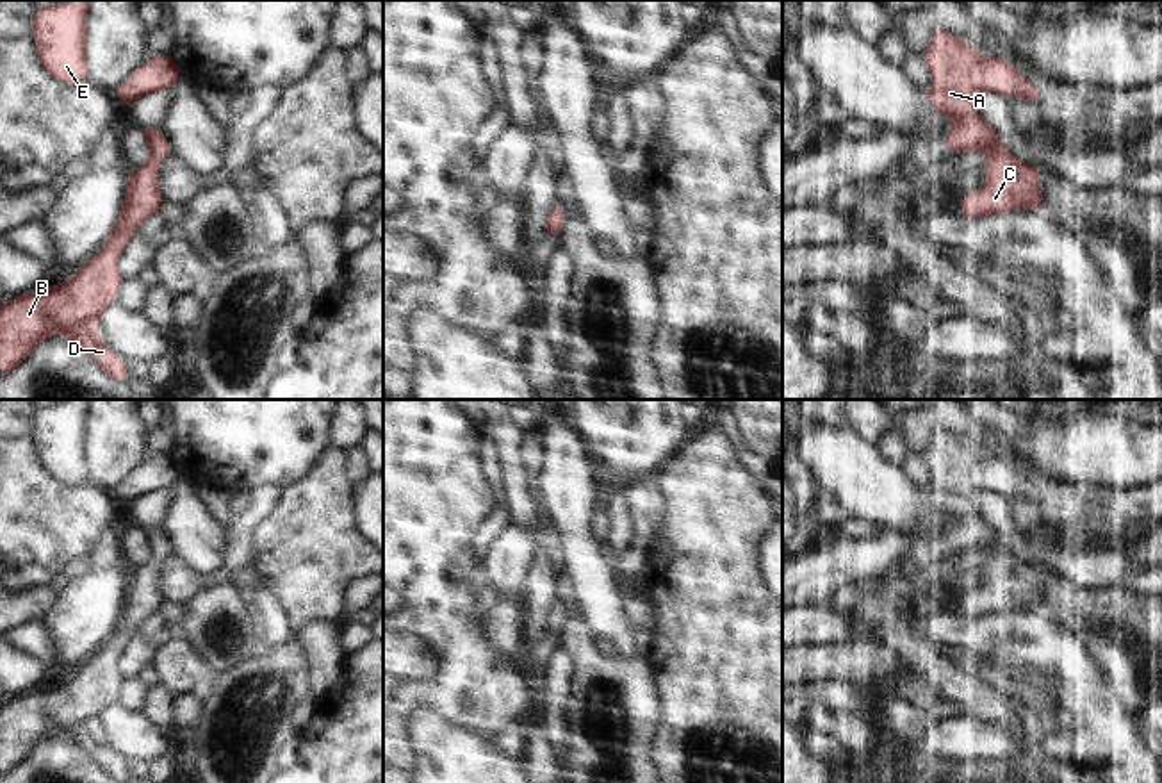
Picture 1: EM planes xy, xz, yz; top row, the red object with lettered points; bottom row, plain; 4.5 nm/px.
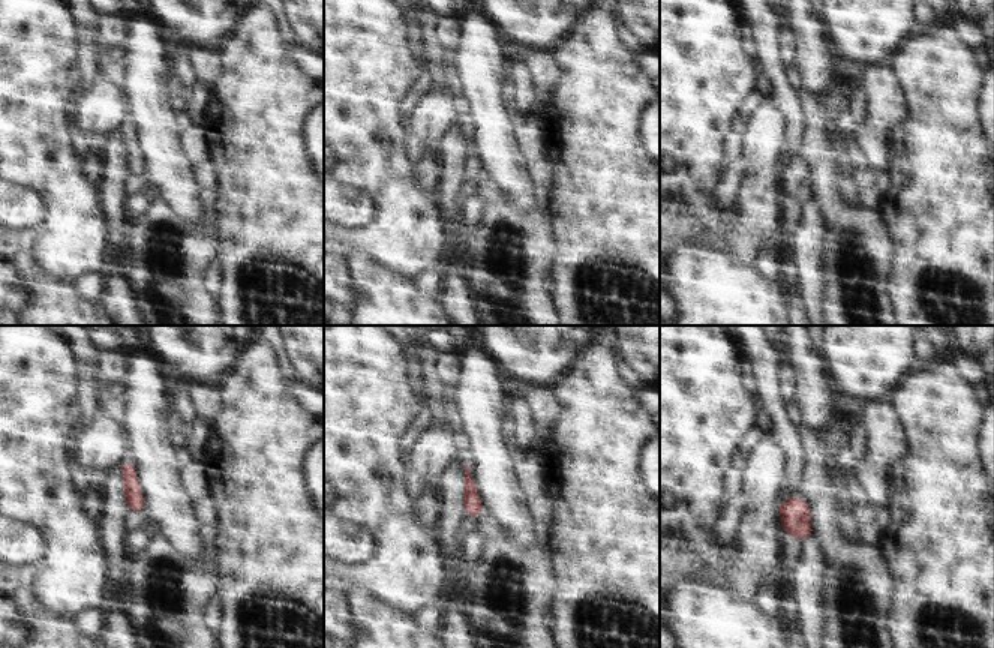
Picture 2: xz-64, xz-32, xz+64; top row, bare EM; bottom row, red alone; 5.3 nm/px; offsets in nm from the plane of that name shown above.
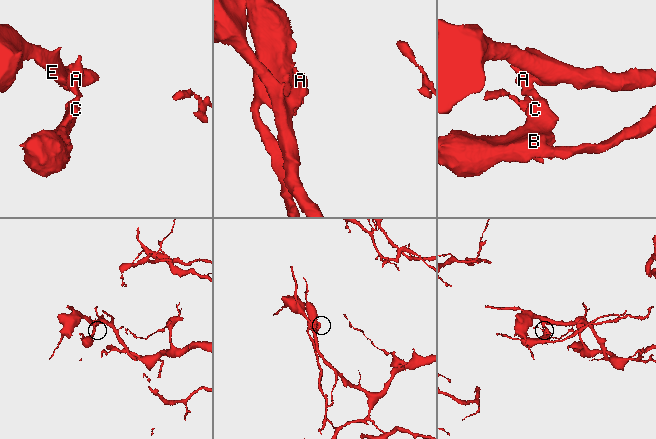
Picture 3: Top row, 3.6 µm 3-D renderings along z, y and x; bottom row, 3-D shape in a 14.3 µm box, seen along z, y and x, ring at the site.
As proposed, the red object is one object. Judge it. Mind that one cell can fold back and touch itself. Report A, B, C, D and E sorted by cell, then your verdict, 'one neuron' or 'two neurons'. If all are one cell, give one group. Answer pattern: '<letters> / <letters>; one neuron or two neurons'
A B C D E; one neuron

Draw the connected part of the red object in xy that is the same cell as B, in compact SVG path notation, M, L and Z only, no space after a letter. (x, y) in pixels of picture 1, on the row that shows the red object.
M143 128L150 144L150 161L128 171L128 191L118 223L107 241L75 271L75 275L52 289L29 291L0 303L0 375L23 362L43 339L64 334L84 342L110 378L128 380L121 360L96 334L96 321L107 312L123 278L116 269L118 255L141 221L157 214L164 203L157 189L157 168L171 150L160 128Z

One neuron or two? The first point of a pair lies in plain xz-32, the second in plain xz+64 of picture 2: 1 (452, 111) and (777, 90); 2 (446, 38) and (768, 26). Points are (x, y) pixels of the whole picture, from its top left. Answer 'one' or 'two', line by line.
1: two
2: two

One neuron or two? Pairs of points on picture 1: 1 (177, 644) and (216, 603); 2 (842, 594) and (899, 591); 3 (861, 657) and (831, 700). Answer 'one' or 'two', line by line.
1: two
2: one
3: two

